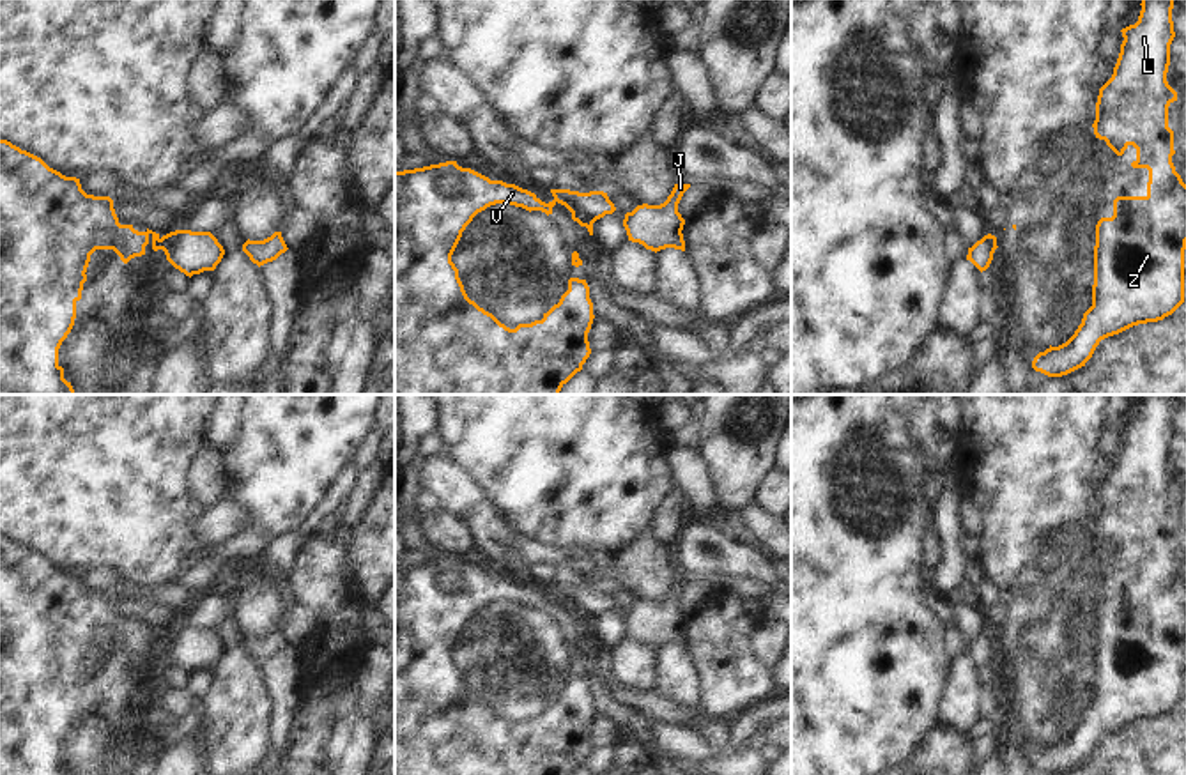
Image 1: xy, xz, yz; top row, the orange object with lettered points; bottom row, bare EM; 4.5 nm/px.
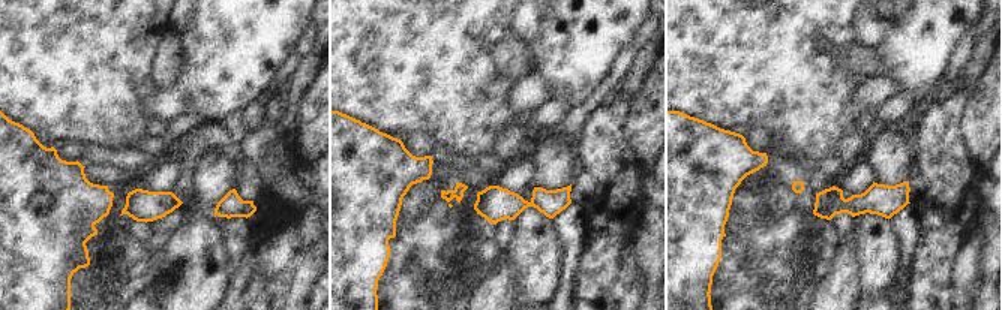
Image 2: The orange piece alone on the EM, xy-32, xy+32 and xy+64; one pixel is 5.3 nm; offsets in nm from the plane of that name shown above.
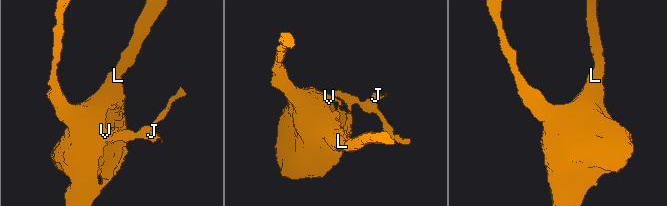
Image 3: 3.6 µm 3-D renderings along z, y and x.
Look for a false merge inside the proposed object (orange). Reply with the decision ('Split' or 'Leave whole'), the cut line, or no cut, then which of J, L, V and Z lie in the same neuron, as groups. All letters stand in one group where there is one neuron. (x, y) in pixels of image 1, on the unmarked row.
Split. Split along xy (160, 636), (156, 644). Groups: J / L V Z

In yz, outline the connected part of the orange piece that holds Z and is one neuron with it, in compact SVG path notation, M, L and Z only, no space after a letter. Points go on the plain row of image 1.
M1142 395L1138 418L1122 425L1122 441L1112 474L1099 485L1094 531L1122 552L1133 541L1133 564L1147 564L1145 593L1117 593L1113 612L1096 621L1092 702L1083 710L1074 731L1059 743L1039 748L1032 764L1048 773L1062 773L1092 754L1101 736L1133 722L1158 718L1184 699L1186 580L1172 559L1174 527L1168 503L1177 488L1168 481L1170 441L1175 434L1174 395Z

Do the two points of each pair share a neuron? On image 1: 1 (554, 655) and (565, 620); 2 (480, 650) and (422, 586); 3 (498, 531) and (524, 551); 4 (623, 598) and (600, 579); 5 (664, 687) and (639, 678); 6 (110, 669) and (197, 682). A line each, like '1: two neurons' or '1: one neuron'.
1: one neuron
2: one neuron
3: one neuron
4: one neuron
5: two neurons
6: two neurons

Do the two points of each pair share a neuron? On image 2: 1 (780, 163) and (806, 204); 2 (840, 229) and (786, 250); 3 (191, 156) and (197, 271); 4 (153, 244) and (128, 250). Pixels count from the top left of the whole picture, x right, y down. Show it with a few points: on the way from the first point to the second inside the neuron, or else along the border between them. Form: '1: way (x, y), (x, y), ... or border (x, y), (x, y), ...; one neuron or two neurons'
1: way (780, 174), (798, 193); one neuron
2: border (828, 220), (833, 238); two neurons
3: way (186, 184), (186, 198), (197, 220), (197, 243); one neuron
4: border (150, 232), (144, 243); two neurons

